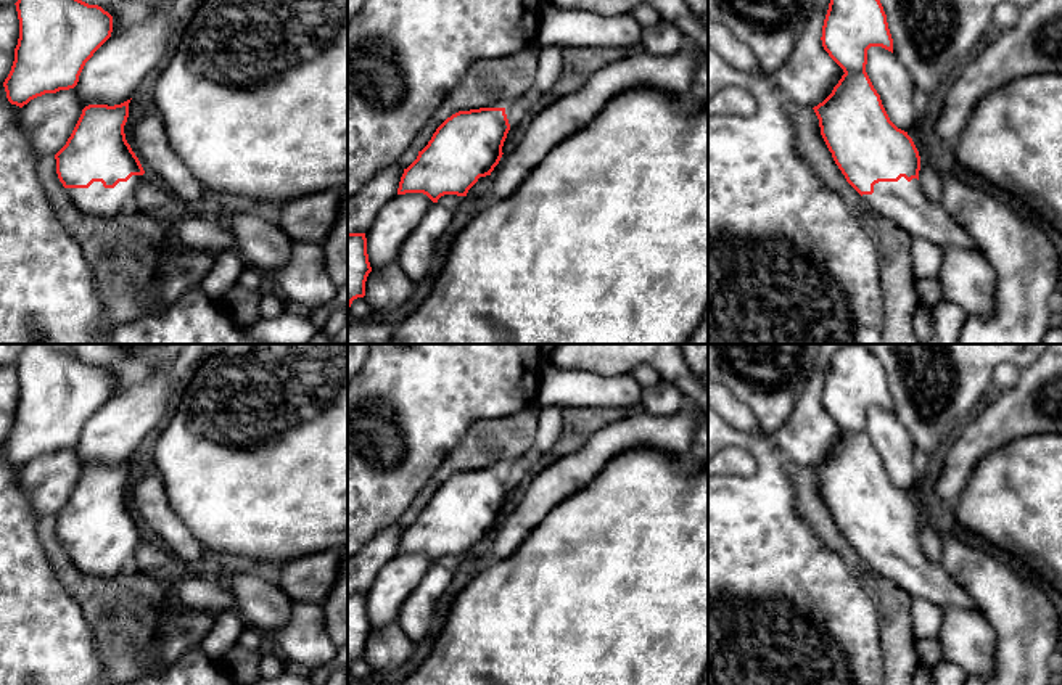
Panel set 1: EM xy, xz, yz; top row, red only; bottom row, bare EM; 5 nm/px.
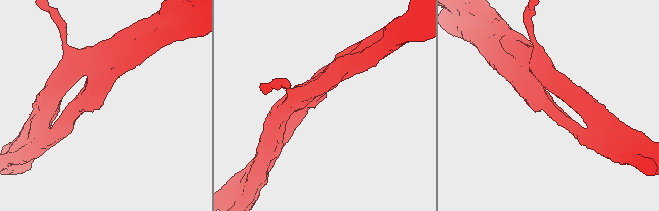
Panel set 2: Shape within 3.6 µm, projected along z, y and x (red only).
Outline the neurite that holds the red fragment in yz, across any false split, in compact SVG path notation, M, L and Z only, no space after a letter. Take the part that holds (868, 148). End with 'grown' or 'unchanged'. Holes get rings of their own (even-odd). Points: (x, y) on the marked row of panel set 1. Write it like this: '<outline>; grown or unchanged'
M830 0L821 40L845 74L813 109L846 182L869 207L909 236L980 252L945 207L924 195L919 151L908 132L890 121L866 72L871 47L893 53L880 0Z; grown

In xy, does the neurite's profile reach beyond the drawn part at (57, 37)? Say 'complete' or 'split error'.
complete

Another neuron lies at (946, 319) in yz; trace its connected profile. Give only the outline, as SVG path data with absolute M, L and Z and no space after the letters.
M941 299L932 307L932 339L927 344L957 344L964 322L964 310Z

